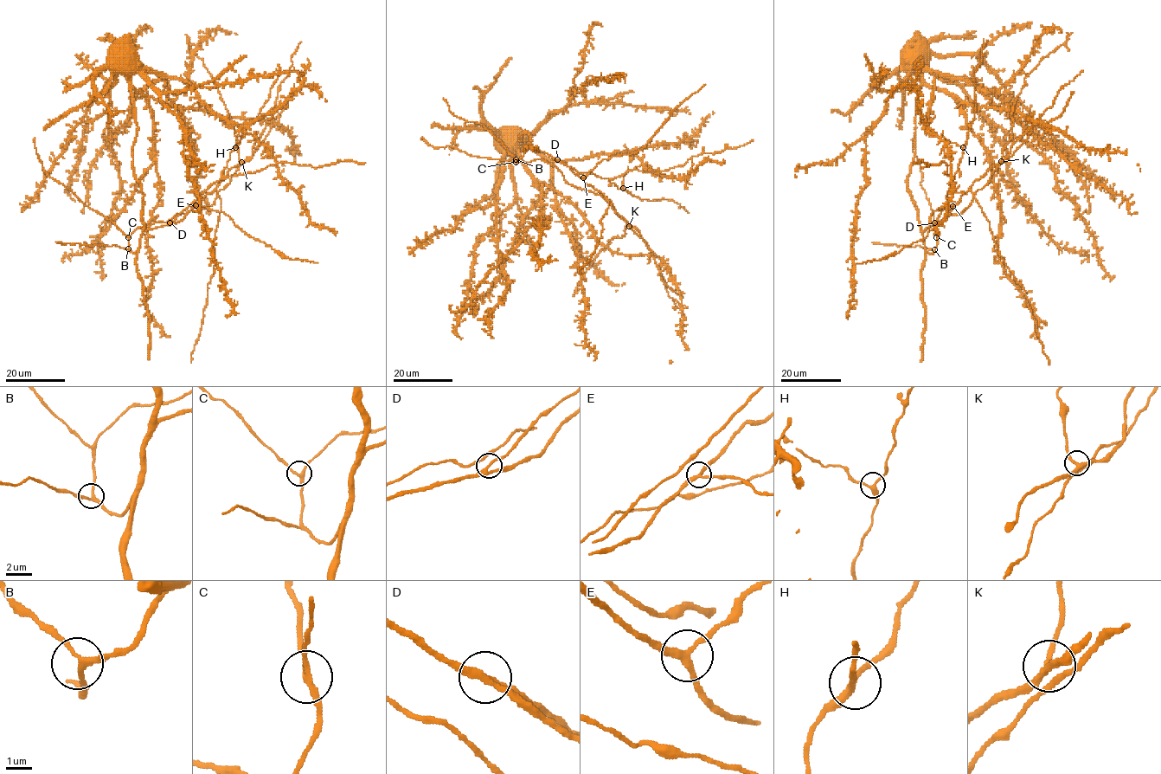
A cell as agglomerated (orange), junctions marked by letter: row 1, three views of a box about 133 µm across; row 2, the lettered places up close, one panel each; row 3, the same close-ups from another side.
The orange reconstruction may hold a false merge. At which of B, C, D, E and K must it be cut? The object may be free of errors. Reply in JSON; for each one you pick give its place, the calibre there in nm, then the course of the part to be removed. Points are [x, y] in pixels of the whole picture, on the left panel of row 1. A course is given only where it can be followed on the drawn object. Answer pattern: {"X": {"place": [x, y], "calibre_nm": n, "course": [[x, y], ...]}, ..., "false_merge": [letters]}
{"false_merge": []}

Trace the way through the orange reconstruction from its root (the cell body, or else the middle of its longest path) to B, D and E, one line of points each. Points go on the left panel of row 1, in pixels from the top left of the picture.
B: (132, 151), (134, 177), (143, 194), (143, 231), (137, 251), (134, 253), (128, 248)
D: (132, 151), (134, 177), (143, 194), (143, 229), (169, 222)
E: (132, 151), (134, 177), (143, 194), (144, 231), (176, 223), (195, 205)

